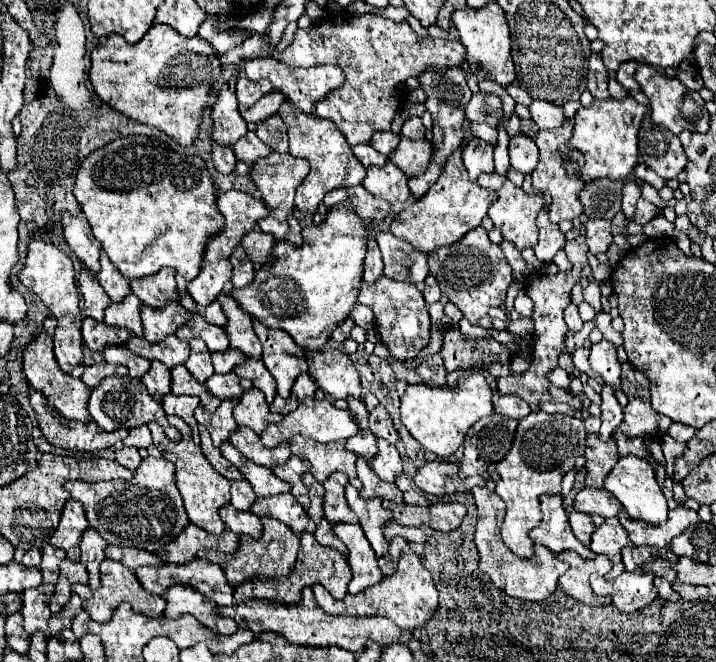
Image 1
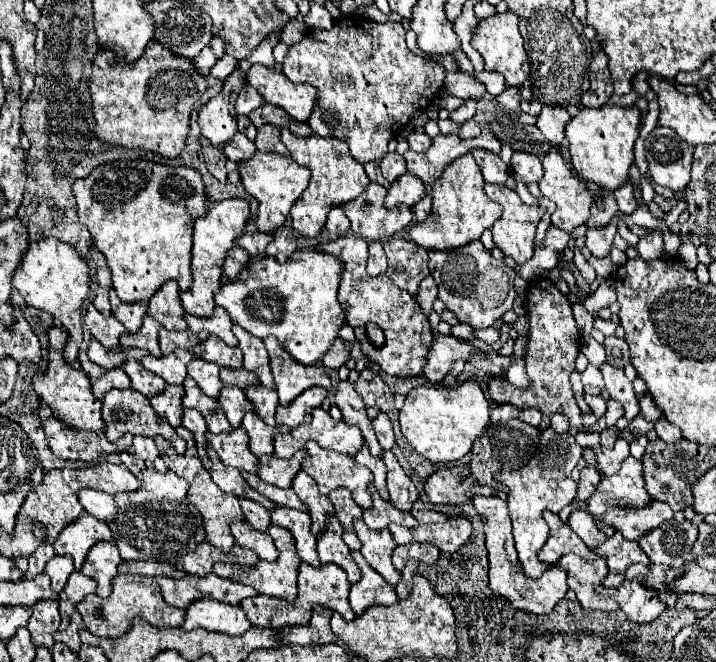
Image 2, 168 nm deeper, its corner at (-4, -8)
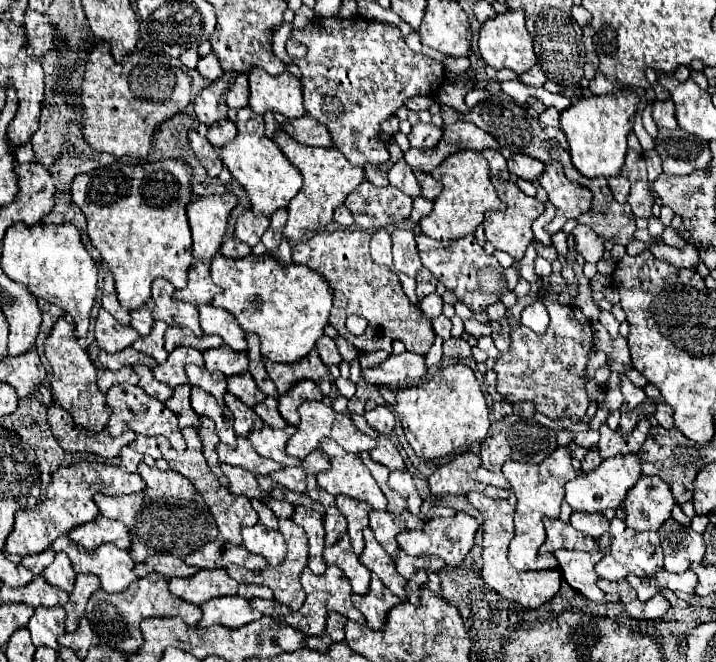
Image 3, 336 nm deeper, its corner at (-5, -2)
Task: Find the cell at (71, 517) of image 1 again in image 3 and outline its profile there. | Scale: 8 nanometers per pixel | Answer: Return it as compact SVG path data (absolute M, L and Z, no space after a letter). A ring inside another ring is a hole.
M102 514L94 522L88 522L88 524L82 524L70 530L68 538L84 546L86 550L94 550L106 542L112 542L122 550L130 550L130 536L128 536L126 526L122 526L122 522L118 520L104 518Z

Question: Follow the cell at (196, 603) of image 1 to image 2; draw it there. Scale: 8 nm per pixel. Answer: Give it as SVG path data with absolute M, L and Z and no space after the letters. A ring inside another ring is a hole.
M201 598L187 608L183 628L185 630L205 628L211 632L223 632L223 634L239 636L251 628L251 622L247 620L241 606L229 606L225 602Z

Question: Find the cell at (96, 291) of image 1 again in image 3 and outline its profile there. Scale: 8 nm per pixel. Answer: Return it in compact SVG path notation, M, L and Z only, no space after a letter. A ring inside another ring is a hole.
M100 308L98 318L94 322L94 336L102 350L106 352L118 352L128 348L138 336L138 332L132 326L122 326L116 322L110 314L106 314L104 308Z

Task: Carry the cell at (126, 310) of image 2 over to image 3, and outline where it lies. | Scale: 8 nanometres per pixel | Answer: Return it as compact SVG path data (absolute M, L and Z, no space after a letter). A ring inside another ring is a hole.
M150 298L142 308L138 310L132 310L132 320L130 320L130 326L134 330L138 330L140 336L146 336L150 330L152 330L152 324L154 324L154 318L152 318L152 310L154 310L154 300Z

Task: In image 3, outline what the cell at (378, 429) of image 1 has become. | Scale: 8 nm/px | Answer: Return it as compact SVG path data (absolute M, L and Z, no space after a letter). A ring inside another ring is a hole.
M376 406L374 410L366 412L364 418L366 418L366 422L368 422L374 430L378 430L378 432L384 434L384 436L388 436L388 434L394 432L394 414L392 414L392 410L386 408L386 406Z

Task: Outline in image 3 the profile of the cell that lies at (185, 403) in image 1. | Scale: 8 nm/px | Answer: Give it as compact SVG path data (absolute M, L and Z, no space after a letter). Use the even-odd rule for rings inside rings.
M200 416L200 430L198 430L200 438L202 438L202 452L204 452L204 458L210 466L210 470L220 476L222 470L220 470L220 462L218 462L218 456L214 452L216 444L218 444L218 436L216 436L216 430L214 430L214 422L206 416Z

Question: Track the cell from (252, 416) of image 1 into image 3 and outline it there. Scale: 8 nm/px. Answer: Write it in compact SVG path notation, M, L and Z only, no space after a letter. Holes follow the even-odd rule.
M264 426L262 430L252 430L248 440L260 456L270 458L270 460L274 460L278 464L284 464L284 466L300 466L298 458L290 458L284 452L284 446L286 446L288 438L294 434L294 430L296 430L294 426L286 426L282 430Z

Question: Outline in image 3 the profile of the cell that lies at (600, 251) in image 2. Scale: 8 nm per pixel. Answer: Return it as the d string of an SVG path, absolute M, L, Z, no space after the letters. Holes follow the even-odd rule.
M578 224L572 230L572 234L574 234L574 238L578 238L578 242L576 242L578 254L582 254L586 262L596 264L604 254L604 238L600 234L596 234L592 228L582 226L582 224Z

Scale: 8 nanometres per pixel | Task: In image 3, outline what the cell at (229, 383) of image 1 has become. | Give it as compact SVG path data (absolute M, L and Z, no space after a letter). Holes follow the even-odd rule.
M226 392L224 402L234 414L234 432L236 432L236 436L248 436L250 430L254 430L256 426L258 428L264 426L264 422L258 418L258 414L250 406L246 406L238 396Z

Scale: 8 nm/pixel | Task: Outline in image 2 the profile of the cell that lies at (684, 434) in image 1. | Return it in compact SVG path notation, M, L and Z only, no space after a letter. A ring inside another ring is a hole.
M661 416L661 418L657 420L655 430L657 430L657 436L659 436L663 442L667 442L667 444L673 444L673 442L681 440L681 432L679 432L671 422L667 422L665 416Z

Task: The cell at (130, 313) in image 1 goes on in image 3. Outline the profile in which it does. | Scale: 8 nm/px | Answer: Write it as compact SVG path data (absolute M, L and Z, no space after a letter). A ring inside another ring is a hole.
M156 320L152 326L152 332L144 338L138 338L134 342L134 350L140 350L152 358L156 358L156 362L164 362L168 358L168 352L164 348L164 332L166 332L168 324L162 320Z

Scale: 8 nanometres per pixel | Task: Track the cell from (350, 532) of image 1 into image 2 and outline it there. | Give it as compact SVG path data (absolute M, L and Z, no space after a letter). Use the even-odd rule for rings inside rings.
M351 552L351 556L363 572L363 578L351 586L349 602L351 602L353 612L357 616L361 616L365 612L365 608L395 604L399 600L395 594L395 588L389 588L389 584L385 584L385 580L381 580L381 574L373 572L373 568L369 568L369 564L365 564L365 558L361 556L361 552Z

